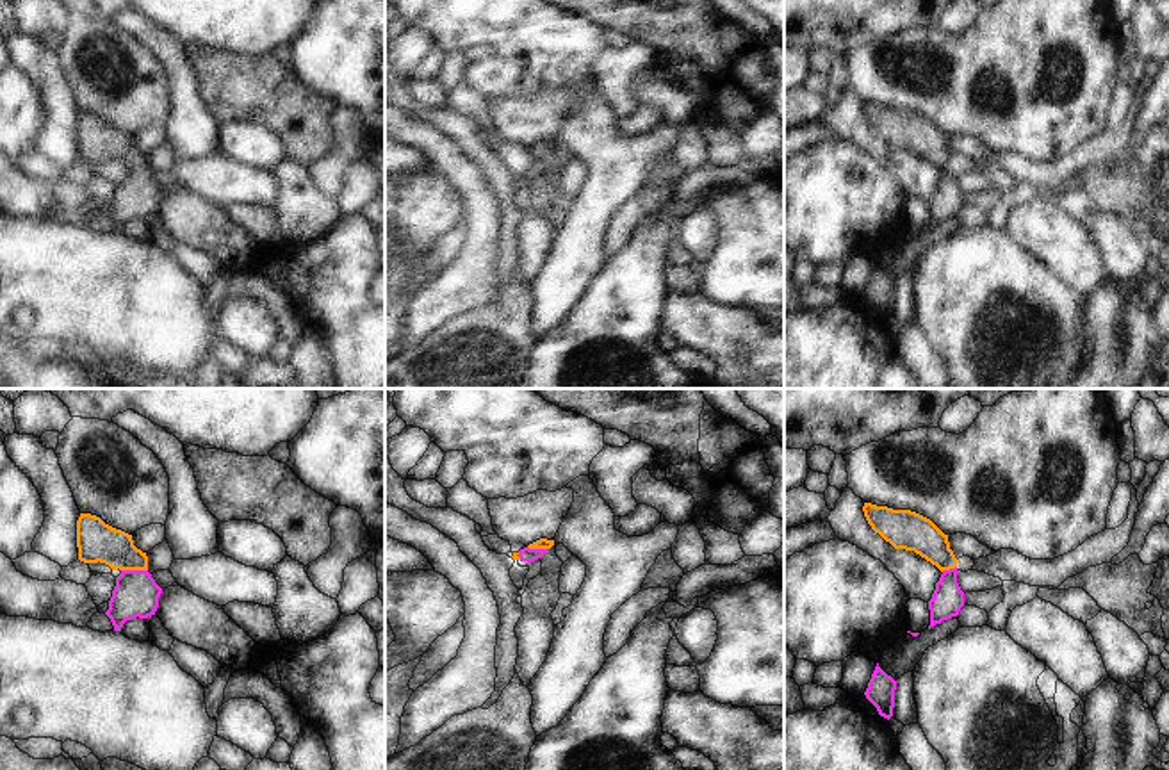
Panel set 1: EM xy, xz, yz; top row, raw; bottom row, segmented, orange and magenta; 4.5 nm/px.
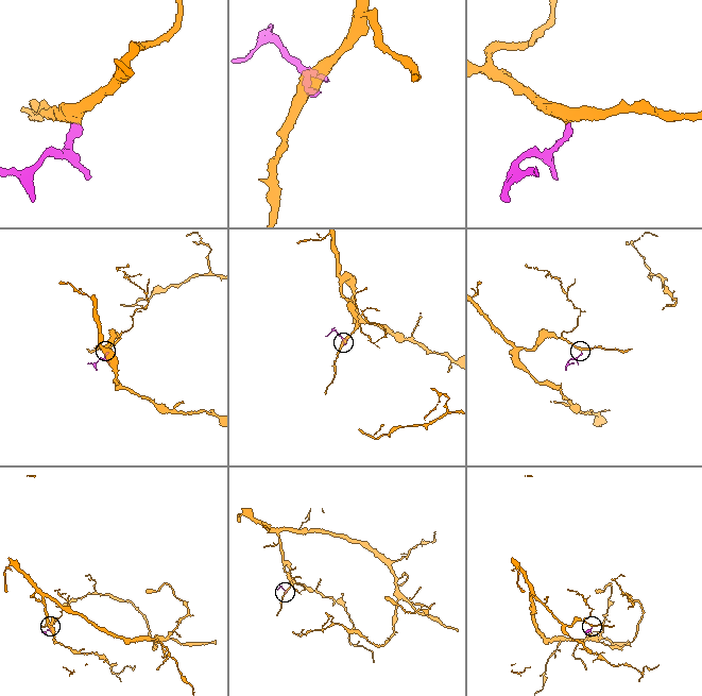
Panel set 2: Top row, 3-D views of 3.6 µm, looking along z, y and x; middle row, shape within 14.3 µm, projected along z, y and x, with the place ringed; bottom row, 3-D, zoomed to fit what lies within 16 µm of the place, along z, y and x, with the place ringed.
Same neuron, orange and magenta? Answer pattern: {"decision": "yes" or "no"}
{"decision": "yes"}

